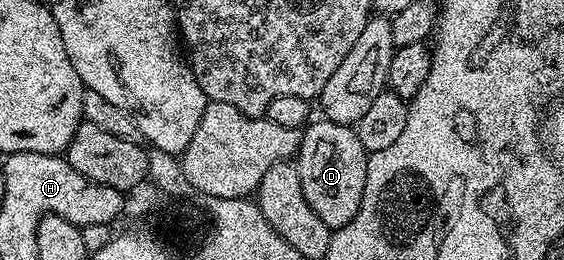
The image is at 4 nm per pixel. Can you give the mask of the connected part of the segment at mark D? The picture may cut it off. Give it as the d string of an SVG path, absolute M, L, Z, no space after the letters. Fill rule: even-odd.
M310 121L304 127L301 146L295 155L295 165L307 204L311 204L315 216L319 216L319 220L323 220L323 224L334 231L346 226L355 212L359 212L367 184L369 154L363 144L359 144L359 136L353 126L320 121Z

